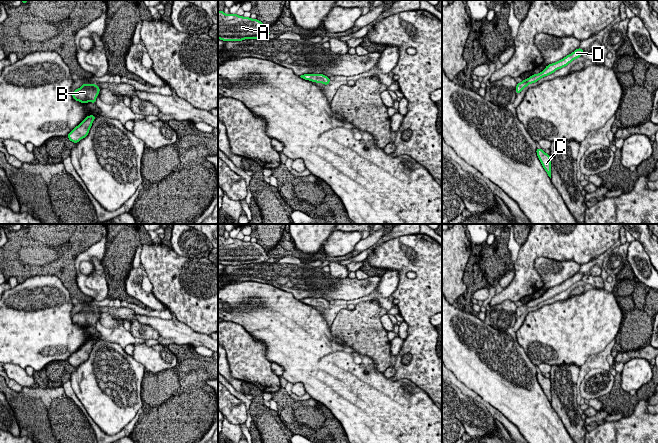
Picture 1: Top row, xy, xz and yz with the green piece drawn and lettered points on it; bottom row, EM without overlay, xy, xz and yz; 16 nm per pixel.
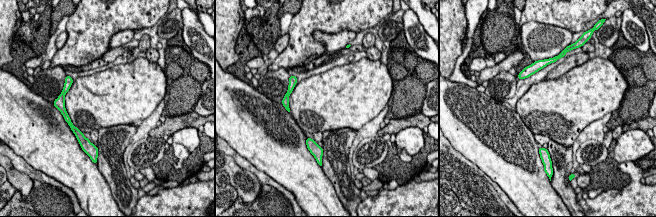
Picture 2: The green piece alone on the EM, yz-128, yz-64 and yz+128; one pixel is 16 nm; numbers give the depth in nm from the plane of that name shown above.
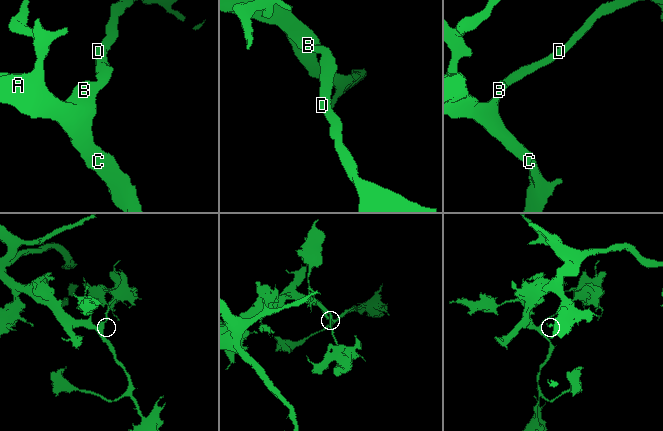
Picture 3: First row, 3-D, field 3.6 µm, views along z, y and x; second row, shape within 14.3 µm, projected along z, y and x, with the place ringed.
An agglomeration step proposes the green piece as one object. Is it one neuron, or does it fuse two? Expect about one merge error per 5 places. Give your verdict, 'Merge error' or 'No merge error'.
No merge error

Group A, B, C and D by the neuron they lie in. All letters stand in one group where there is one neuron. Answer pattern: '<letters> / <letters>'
A B C D

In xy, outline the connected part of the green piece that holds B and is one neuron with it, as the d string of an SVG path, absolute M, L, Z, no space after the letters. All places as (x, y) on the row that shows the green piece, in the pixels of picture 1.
M84 83L80 88L72 92L72 97L81 103L96 103L99 92L100 88L98 85Z

